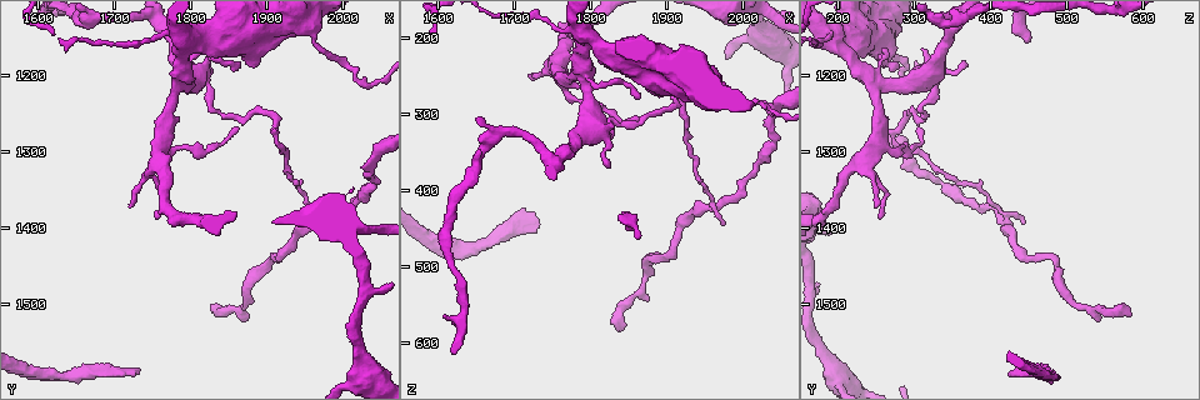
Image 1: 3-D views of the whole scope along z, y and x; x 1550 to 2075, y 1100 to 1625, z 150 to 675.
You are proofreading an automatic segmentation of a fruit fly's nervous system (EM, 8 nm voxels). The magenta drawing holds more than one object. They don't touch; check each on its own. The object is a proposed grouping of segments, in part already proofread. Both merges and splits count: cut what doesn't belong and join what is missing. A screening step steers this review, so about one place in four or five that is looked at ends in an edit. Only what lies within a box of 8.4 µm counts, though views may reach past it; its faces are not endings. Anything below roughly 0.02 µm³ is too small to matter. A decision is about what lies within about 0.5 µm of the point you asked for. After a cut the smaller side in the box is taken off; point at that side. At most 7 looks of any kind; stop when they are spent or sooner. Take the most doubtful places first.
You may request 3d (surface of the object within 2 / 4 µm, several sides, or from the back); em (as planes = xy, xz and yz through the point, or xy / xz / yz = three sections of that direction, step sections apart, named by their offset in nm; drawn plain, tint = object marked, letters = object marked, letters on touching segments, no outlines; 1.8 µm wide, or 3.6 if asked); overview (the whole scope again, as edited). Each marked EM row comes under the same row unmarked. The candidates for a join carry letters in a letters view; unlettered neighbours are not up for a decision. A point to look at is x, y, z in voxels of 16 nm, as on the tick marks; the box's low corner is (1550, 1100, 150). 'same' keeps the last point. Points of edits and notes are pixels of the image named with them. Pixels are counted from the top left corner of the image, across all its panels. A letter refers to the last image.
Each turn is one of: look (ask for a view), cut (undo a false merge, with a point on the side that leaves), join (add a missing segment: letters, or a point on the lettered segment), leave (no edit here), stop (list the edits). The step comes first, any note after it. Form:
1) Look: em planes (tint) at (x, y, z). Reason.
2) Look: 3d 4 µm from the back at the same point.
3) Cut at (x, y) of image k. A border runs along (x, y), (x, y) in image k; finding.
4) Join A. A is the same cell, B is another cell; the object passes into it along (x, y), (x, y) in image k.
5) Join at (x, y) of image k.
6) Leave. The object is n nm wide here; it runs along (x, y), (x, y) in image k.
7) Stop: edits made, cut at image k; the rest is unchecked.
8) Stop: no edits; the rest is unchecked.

Look: em planes (tint) at (1725, 1585, 455). Free end.

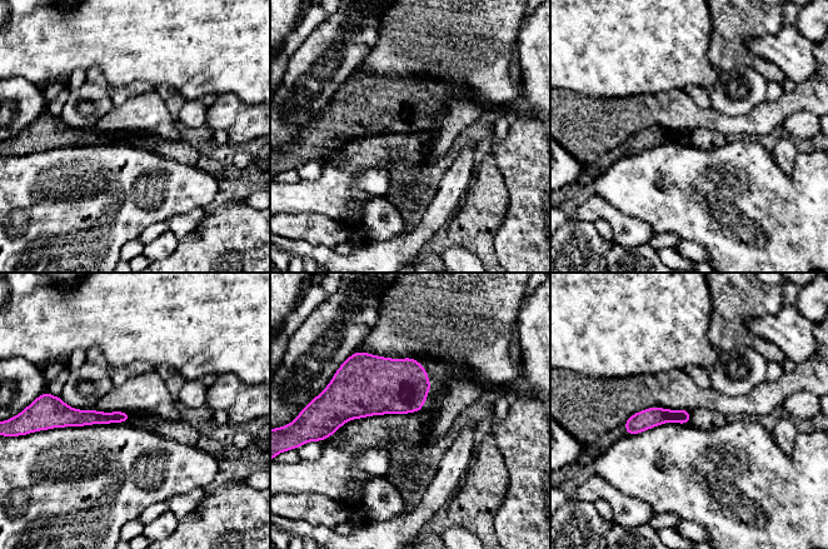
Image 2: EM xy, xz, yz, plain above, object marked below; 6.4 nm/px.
Look: em planes (letters) at the same point.

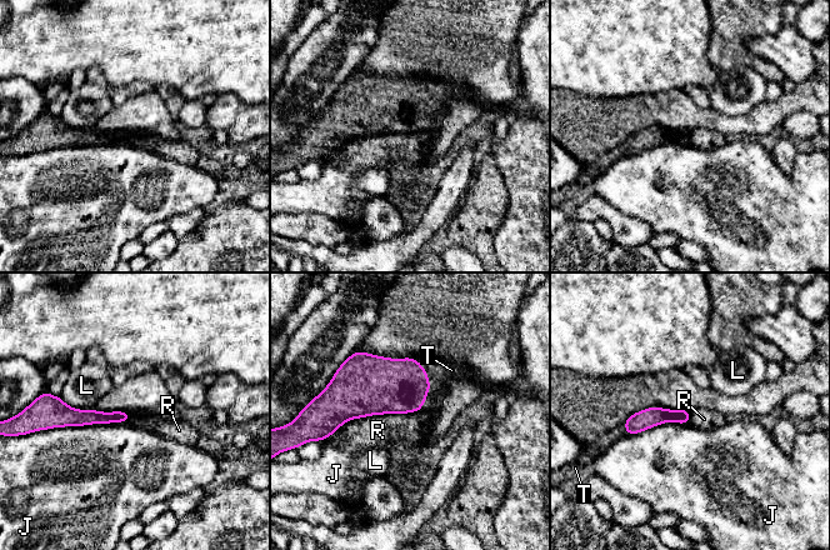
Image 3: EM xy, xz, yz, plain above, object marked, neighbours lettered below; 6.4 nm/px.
Join T. The longest contact is with R, 650 nm; T is the same cell, J, L and R are other cells; the neuron continues.

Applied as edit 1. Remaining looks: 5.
Look: overview. Redraw.

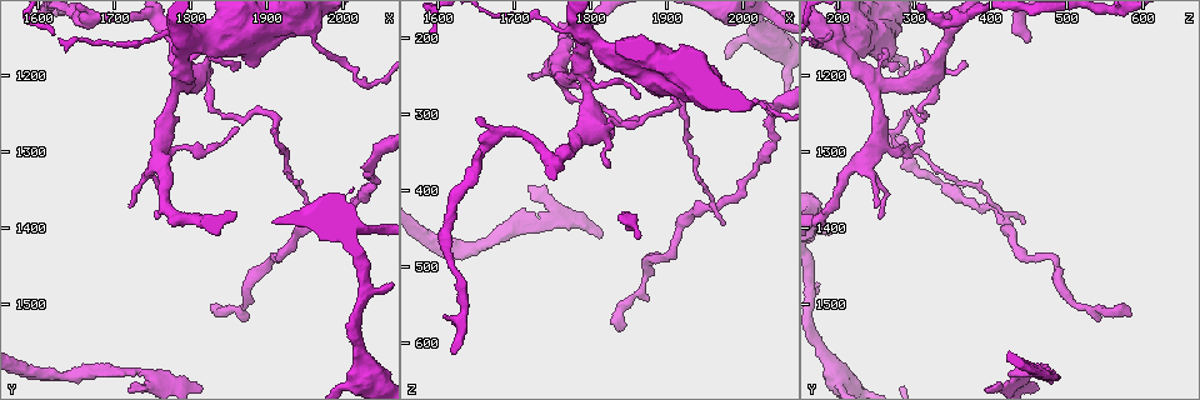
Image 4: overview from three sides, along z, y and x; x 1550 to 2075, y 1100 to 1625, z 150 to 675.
Look: em planes (tint) at (1955, 1135, 245). Thick turns thin.

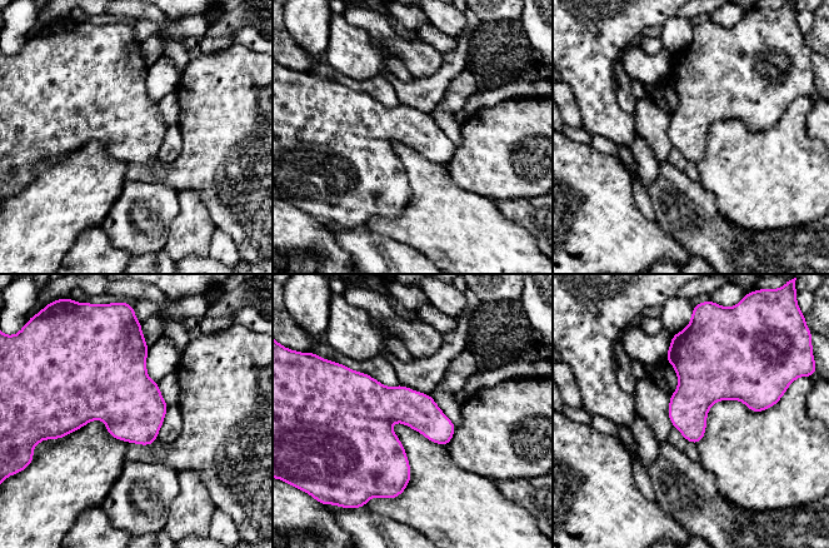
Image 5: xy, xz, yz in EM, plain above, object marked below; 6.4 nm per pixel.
Look: em planes (letters) at the same point.

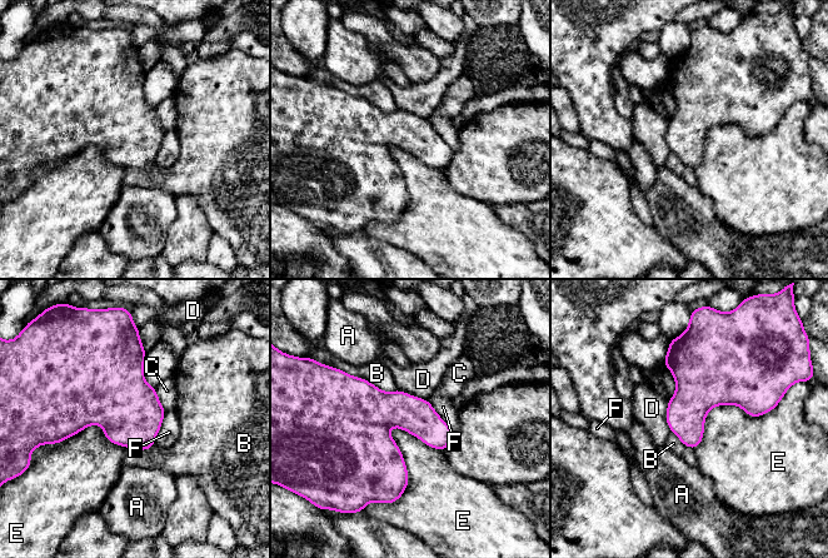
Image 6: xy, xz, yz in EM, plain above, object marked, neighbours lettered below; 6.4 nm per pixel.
Leave. The longest contact is with E, 500 nm; A, B, C, D, E and F are other cells; a border runs along (394, 426), (408, 486), (390, 504) in image 6; continuous, no second neuron.

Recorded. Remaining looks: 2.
Stop: edits made, join at image 3; the rest is unchecked.

